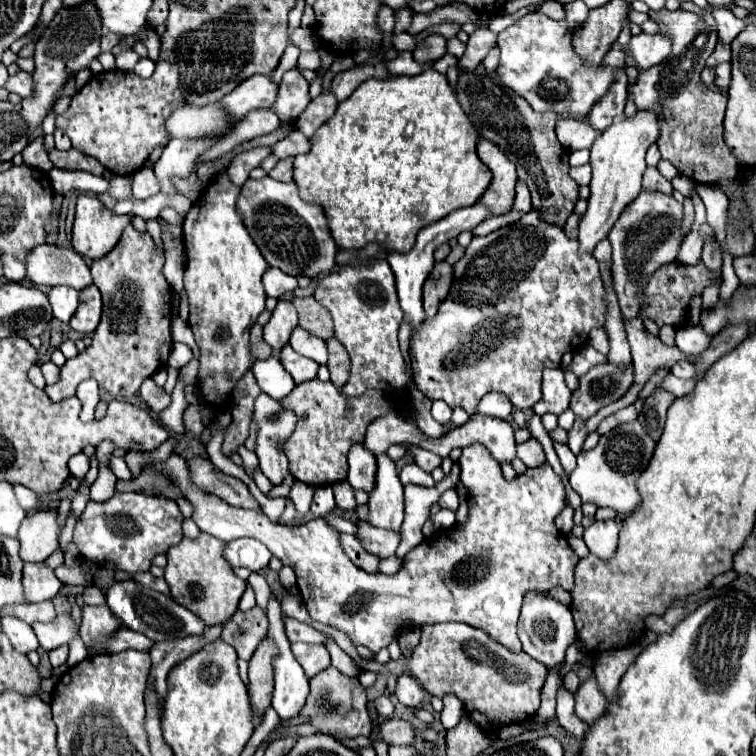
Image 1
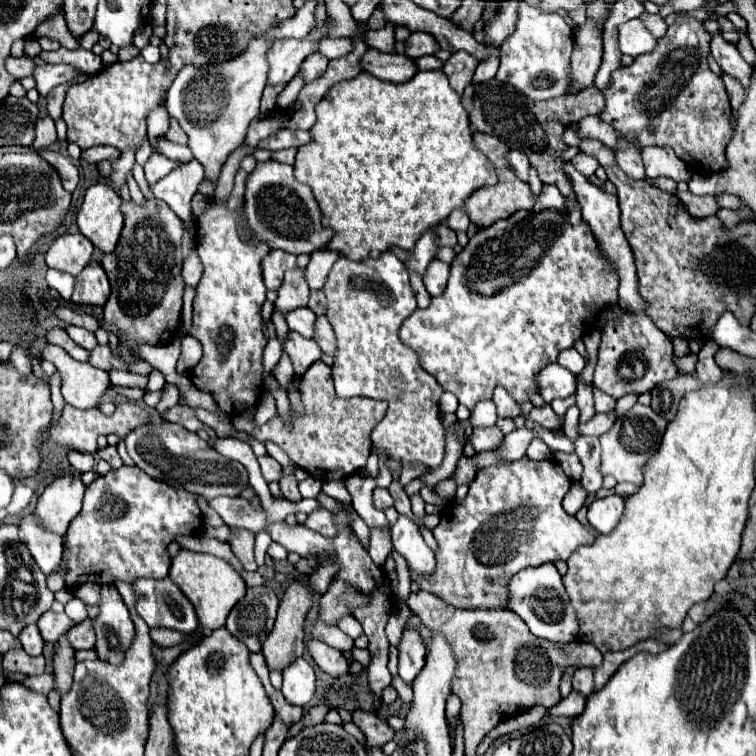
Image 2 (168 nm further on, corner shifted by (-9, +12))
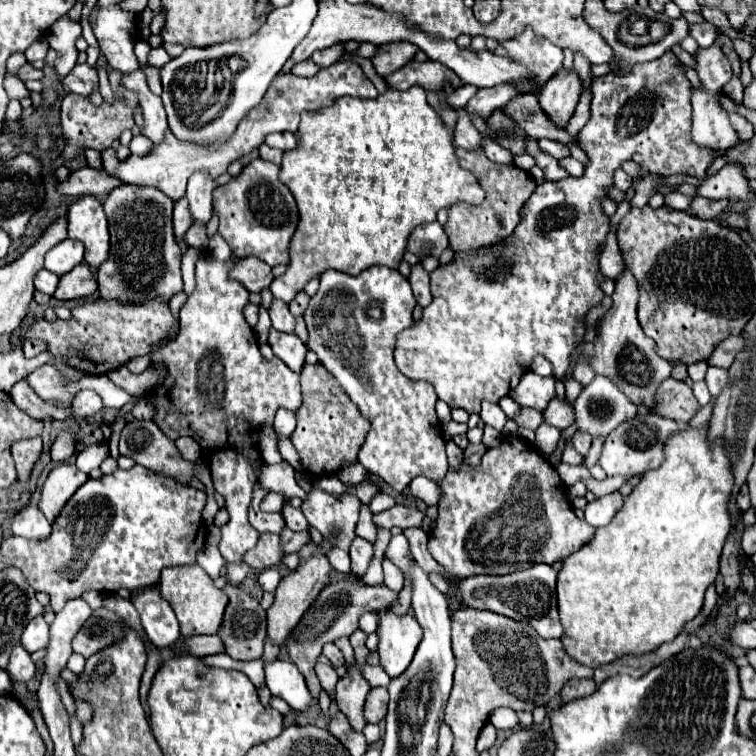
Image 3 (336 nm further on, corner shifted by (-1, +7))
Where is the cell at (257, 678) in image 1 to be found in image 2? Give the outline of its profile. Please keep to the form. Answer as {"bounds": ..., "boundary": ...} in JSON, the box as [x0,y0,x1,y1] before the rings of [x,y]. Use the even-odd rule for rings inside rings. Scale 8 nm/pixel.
{"bounds":[261,582,311,672],"boundary":[[[291,582],[285,590],[283,600],[279,602],[279,612],[277,612],[277,620],[275,620],[275,628],[271,630],[271,634],[267,636],[267,640],[263,642],[263,650],[261,654],[265,656],[267,668],[269,670],[279,670],[283,672],[293,660],[297,660],[299,656],[303,656],[305,650],[305,642],[303,642],[303,622],[305,622],[305,614],[311,608],[311,588],[307,588],[307,584],[303,582]]]}

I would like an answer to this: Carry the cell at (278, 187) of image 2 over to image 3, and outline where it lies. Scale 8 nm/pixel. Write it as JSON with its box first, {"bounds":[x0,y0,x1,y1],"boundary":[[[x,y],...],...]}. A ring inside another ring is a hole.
{"bounds":[213,159,299,265],"boundary":[[[253,159],[229,183],[213,191],[213,211],[219,217],[219,235],[227,241],[235,257],[259,257],[267,265],[287,265],[289,241],[297,229],[299,213],[291,191],[277,177],[275,163]]]}

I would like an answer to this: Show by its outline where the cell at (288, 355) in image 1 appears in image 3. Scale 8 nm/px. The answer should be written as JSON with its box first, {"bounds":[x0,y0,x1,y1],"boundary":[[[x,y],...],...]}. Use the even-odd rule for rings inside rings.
{"bounds":[269,329,307,373],"boundary":[[[277,329],[269,331],[269,345],[273,349],[273,353],[295,373],[301,371],[303,363],[305,363],[305,353],[307,347],[305,343],[295,335],[295,333],[281,333]]]}

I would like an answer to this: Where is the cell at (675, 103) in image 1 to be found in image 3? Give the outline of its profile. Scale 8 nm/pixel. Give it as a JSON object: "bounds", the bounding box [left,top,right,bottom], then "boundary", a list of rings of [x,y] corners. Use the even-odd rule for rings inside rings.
{"bounds":[395,51,713,413],"boundary":[[[667,51],[663,57],[649,61],[649,63],[639,63],[635,65],[627,75],[617,77],[617,75],[603,75],[603,77],[595,77],[591,83],[591,117],[585,123],[585,127],[579,133],[579,141],[581,141],[581,149],[587,155],[587,165],[583,177],[573,179],[561,179],[561,181],[545,181],[543,185],[539,185],[535,189],[535,193],[531,195],[531,199],[523,205],[521,209],[521,223],[517,225],[517,229],[513,231],[511,237],[503,239],[503,243],[495,243],[489,247],[481,247],[481,251],[469,251],[469,253],[455,253],[453,261],[447,263],[445,267],[437,267],[431,273],[431,293],[433,293],[433,301],[429,307],[423,309],[423,319],[417,321],[411,329],[407,329],[405,333],[401,333],[401,337],[397,337],[397,349],[395,349],[395,363],[399,367],[399,371],[403,375],[407,375],[413,381],[427,381],[435,387],[435,393],[441,401],[445,401],[449,407],[461,407],[469,413],[479,413],[481,411],[481,401],[491,401],[491,403],[499,403],[501,397],[505,397],[509,393],[509,379],[513,373],[523,375],[529,367],[529,363],[533,361],[535,355],[543,355],[551,361],[553,369],[561,369],[561,379],[565,377],[567,369],[569,369],[569,357],[575,349],[575,345],[579,345],[585,337],[585,315],[597,307],[603,301],[603,291],[599,289],[597,281],[601,279],[601,271],[599,271],[599,261],[597,261],[597,247],[599,243],[607,237],[609,233],[609,217],[603,213],[601,209],[601,199],[607,197],[607,187],[613,185],[613,173],[621,167],[623,161],[635,161],[637,165],[645,167],[649,173],[657,173],[663,177],[671,177],[671,175],[695,175],[695,177],[705,177],[707,167],[713,163],[711,151],[709,149],[701,149],[699,145],[693,145],[693,139],[689,137],[689,129],[691,129],[691,109],[689,109],[689,93],[691,93],[691,83],[687,81],[683,69],[679,67],[679,59]]]}

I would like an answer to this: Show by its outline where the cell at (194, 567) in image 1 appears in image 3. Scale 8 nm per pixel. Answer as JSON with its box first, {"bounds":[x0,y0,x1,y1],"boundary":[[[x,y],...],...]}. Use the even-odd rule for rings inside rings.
{"bounds":[159,565,227,637],"boundary":[[[181,565],[181,567],[163,569],[159,579],[159,593],[165,601],[169,601],[173,613],[177,615],[183,637],[213,635],[219,631],[227,597],[221,589],[213,587],[211,577],[199,565]]]}

